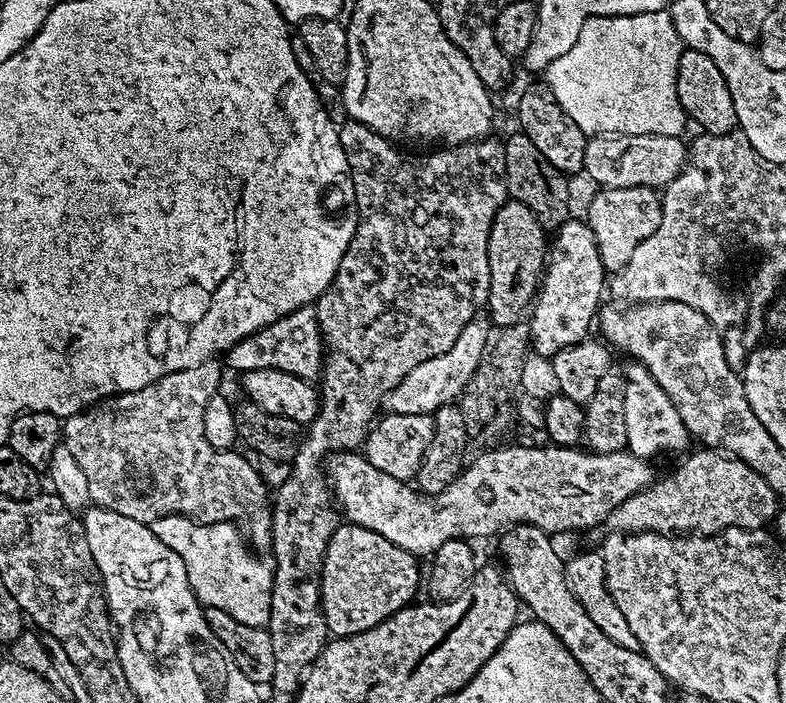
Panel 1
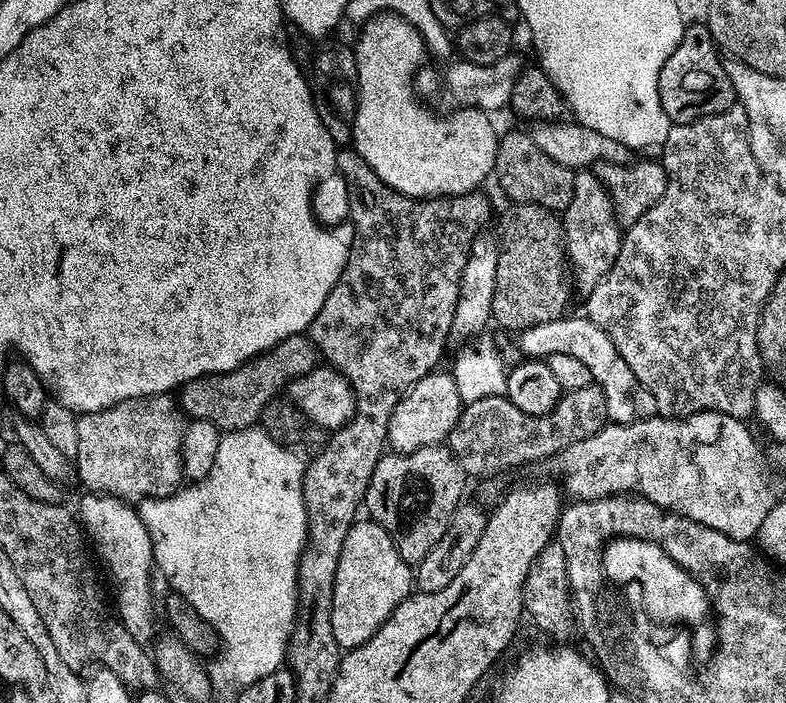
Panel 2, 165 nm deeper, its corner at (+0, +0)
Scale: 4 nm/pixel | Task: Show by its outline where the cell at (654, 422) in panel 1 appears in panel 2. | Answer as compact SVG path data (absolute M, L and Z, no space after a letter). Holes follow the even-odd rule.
M581 316L559 318L552 321L542 321L521 331L518 336L520 351L528 358L547 358L554 354L570 354L573 358L585 358L593 381L600 385L606 394L606 410L609 421L618 424L630 424L633 420L647 420L655 417L658 405L655 397L643 388L630 366L618 354L614 342L602 331L592 330L588 336L588 352L584 350L584 324Z

